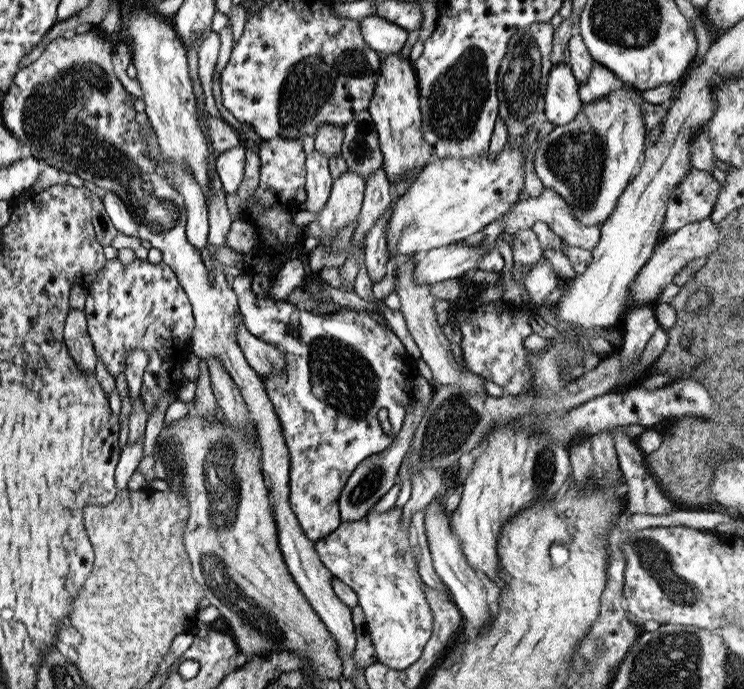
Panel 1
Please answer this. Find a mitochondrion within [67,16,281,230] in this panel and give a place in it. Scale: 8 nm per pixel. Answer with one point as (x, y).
(193, 33)

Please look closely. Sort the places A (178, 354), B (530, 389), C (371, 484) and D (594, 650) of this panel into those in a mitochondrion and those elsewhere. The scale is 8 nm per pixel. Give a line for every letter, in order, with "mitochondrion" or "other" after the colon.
A: other
B: other
C: mitochondrion
D: mitochondrion

